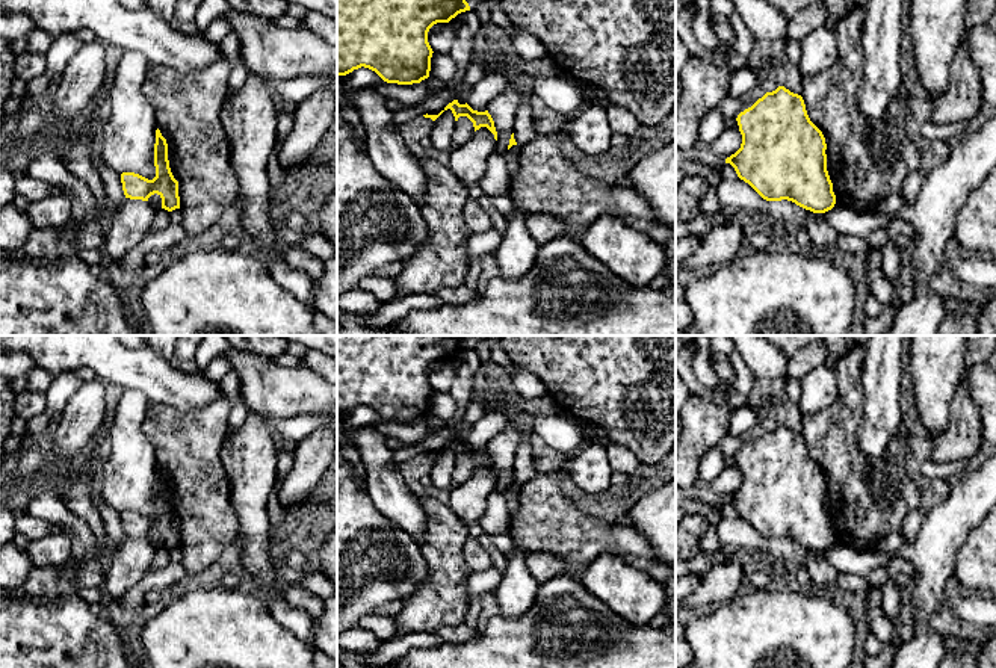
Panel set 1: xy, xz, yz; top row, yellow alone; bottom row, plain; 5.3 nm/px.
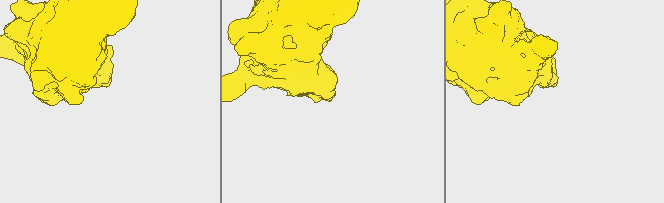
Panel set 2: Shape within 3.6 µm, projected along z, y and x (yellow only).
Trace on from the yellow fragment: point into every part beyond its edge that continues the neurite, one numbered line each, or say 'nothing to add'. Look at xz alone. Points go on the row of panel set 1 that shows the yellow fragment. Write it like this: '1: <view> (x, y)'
nothing to add

